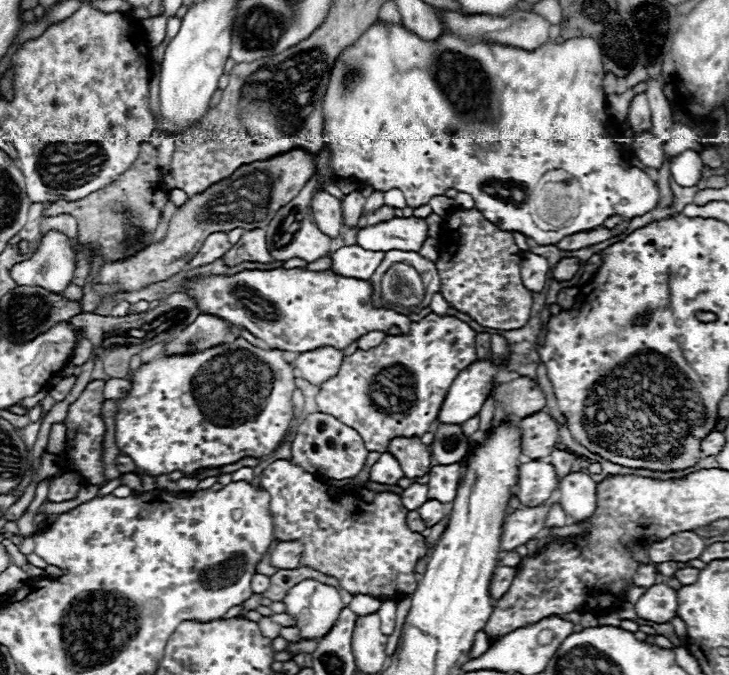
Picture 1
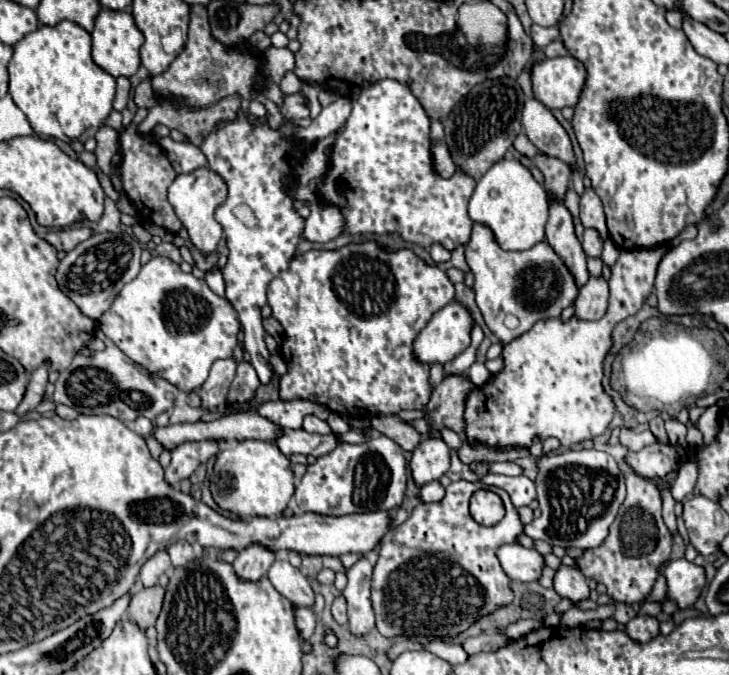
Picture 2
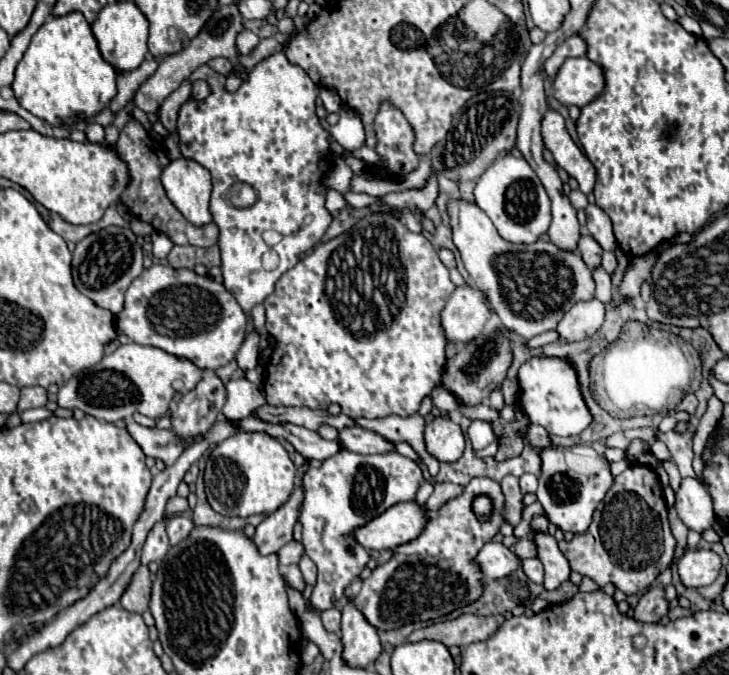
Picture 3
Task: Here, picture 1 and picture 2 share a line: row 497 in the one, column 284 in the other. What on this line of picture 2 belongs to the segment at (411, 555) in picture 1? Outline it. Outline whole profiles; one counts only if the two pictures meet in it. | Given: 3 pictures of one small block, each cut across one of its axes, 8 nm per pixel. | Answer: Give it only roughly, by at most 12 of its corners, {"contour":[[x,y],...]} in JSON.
{"contour":[[376,242],[294,256],[268,286],[282,400],[420,410],[412,342],[454,298]]}

